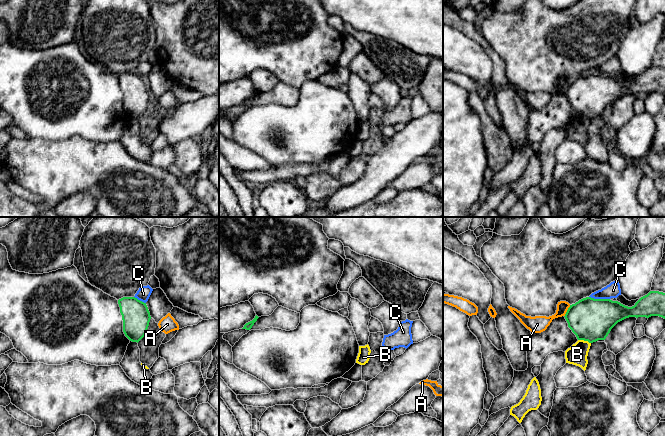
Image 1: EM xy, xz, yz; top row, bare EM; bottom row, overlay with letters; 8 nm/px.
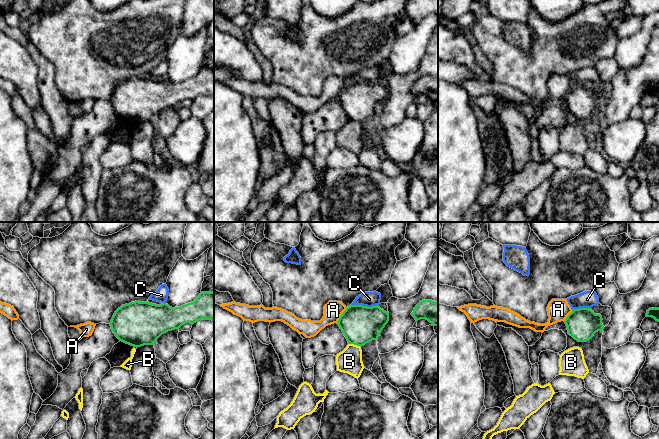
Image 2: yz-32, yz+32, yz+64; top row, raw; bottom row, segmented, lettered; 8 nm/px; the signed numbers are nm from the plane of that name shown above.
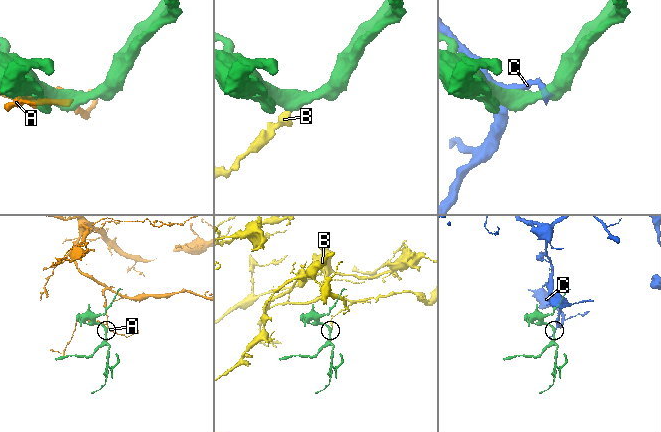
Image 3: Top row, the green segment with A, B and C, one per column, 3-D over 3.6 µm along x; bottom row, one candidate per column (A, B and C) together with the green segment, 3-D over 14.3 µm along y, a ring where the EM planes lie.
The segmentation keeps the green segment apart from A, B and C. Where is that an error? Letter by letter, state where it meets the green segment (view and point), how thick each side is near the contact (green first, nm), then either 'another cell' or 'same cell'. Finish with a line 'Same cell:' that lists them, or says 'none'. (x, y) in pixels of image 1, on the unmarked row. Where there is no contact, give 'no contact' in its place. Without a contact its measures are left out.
A: meets green in yz at (567, 87); 340 nm thick on the green side, 130 nm on the other; another cell
B: meets green in yz at (584, 116); 340 nm thick on the green side, 160 nm on the other; another cell
C: meets green in yz at (599, 75); 340 nm thick on the green side, 120 nm on the other; another cell
Same cell: none

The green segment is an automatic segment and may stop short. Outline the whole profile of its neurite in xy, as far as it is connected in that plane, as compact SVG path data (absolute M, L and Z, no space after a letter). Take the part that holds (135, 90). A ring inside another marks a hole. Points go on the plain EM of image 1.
M135 73L118 76L123 96L123 108L132 118L139 118L146 110L151 95L146 79Z

